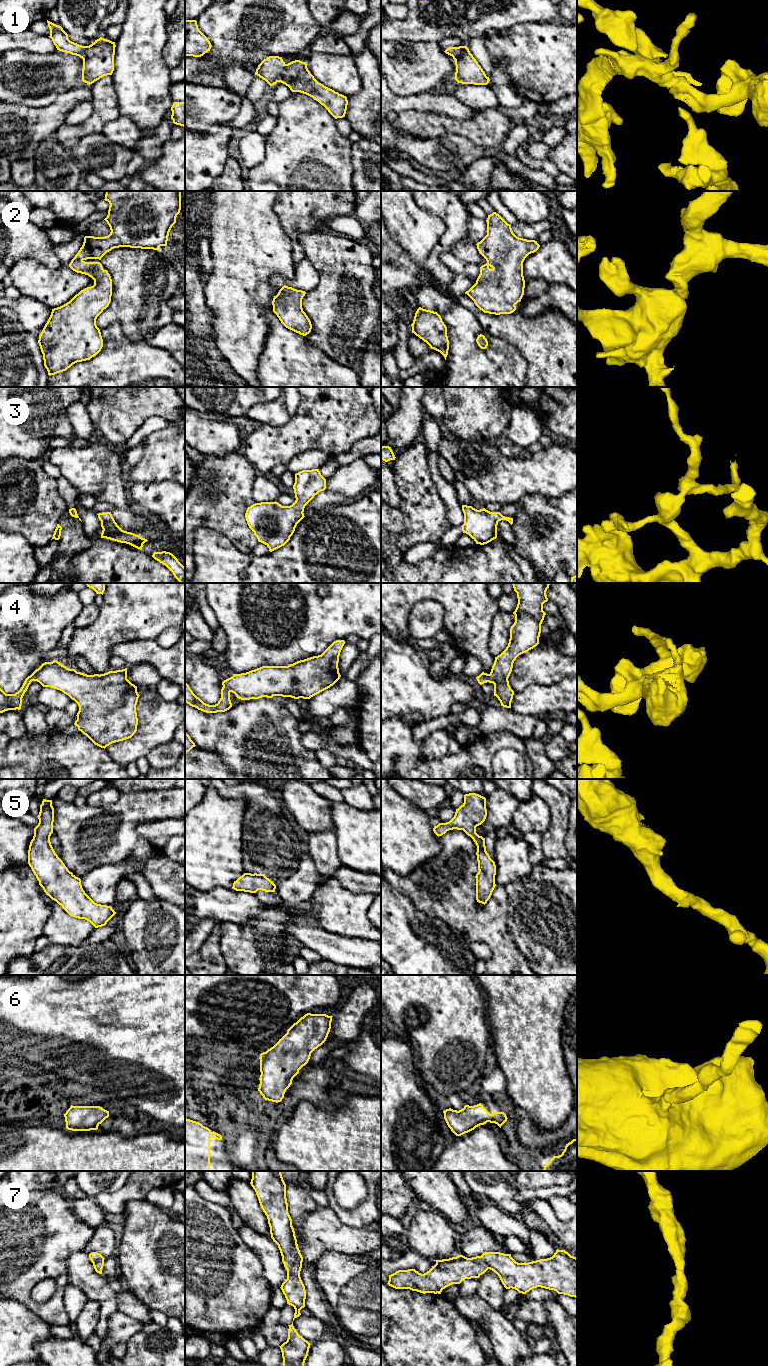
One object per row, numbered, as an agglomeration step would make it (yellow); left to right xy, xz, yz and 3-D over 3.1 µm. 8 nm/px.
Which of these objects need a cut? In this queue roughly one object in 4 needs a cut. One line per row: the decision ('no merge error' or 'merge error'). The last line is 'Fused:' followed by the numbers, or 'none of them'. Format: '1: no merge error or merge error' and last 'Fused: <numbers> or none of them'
1: no merge error
2: no merge error
3: no merge error
4: no merge error
5: no merge error
6: no merge error
7: no merge error
Fused: none of them

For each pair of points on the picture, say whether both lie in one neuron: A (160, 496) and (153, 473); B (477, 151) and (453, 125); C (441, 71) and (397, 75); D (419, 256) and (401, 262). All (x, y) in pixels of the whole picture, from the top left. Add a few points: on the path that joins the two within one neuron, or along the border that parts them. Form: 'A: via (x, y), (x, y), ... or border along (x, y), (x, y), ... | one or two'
A: border along (174, 481), (132, 483) | two
B: border along (468, 139), (483, 148) | two
C: via (430, 71), (408, 71) | one
D: border along (395, 242), (416, 263), (423, 267) | two

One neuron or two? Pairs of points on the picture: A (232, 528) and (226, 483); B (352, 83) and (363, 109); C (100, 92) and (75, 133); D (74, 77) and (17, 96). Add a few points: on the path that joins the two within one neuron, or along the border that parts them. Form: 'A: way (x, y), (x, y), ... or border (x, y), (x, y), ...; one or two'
A: way (228, 517), (228, 497), (226, 494); one
B: border (357, 70), (362, 88), (356, 94), (347, 97); two
C: way (100, 103), (100, 113), (86, 127); one
D: way (60, 79), (51, 79), (31, 86); one

